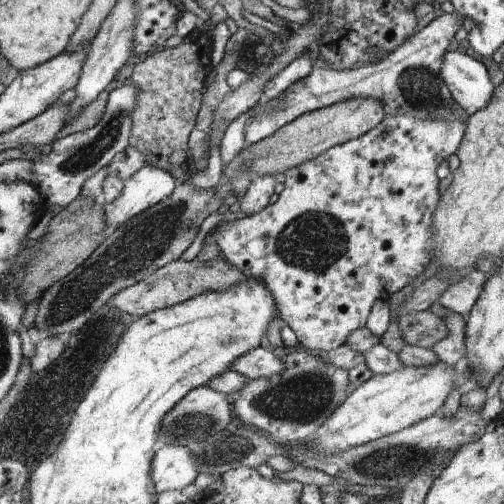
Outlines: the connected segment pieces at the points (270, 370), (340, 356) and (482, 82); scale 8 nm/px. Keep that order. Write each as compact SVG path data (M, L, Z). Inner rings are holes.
M261 346L250 350L231 365L231 369L244 374L248 379L270 377L280 373L288 363L281 360L274 350L265 350Z
M347 343L332 351L320 352L319 356L324 361L329 361L331 364L349 371L349 394L354 393L360 386L363 386L372 375L364 353L353 350Z
M462 51L445 52L440 64L440 75L452 93L453 100L464 111L473 114L489 102L494 86L489 81L483 62Z

